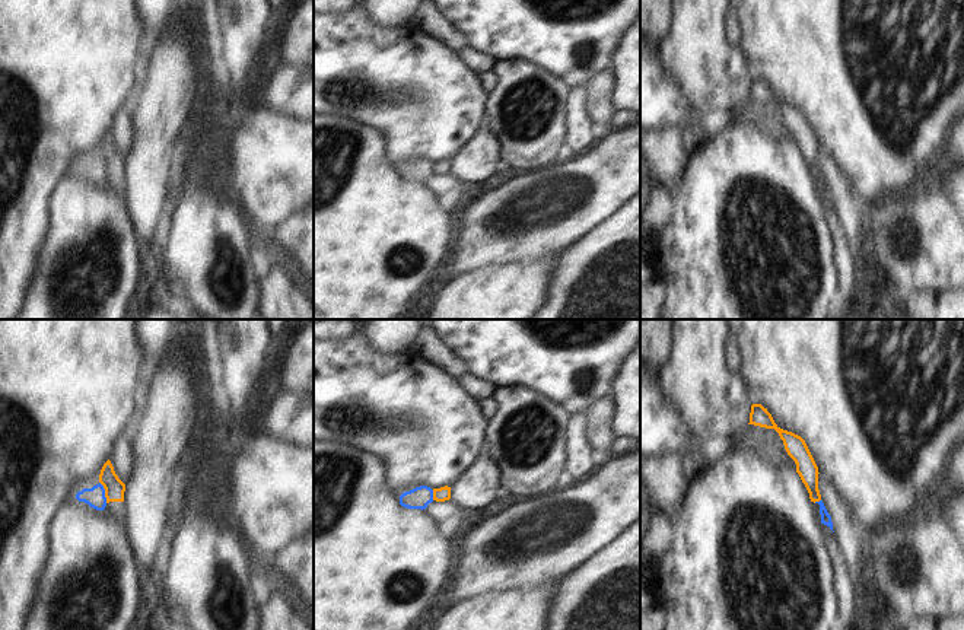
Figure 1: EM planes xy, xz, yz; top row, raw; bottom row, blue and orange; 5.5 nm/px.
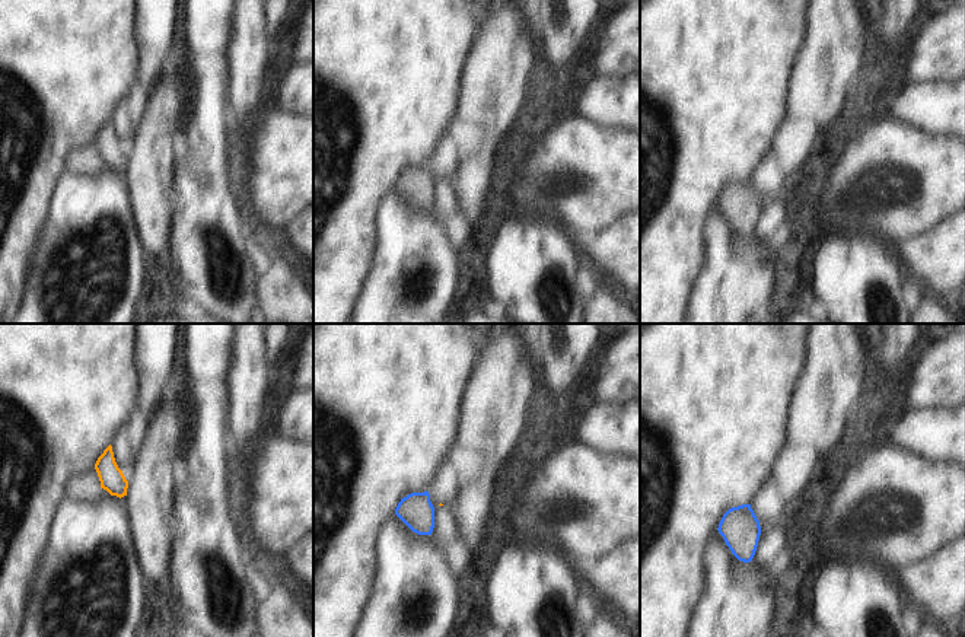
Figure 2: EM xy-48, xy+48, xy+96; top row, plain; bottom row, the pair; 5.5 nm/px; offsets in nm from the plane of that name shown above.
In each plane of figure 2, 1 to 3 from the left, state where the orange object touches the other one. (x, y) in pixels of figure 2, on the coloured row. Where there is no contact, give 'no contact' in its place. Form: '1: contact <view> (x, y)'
1: no contact
2: no contact
3: no contact

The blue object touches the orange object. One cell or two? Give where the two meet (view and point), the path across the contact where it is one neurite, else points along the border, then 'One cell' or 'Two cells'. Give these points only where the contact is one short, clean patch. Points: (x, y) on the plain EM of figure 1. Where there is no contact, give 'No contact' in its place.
Touches blue at xy (104, 165). Boundary: xy (99, 155), (107, 175). Two cells.

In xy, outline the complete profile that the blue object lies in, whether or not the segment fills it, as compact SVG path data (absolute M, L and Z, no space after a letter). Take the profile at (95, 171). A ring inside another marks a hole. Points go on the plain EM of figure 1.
M80 153L77 156L76 162L77 162L76 172L79 175L85 175L96 184L104 184L105 182L106 171L105 171L105 162L101 156L93 159L88 153Z

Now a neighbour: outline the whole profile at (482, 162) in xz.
M490 130L478 133L451 162L451 174L470 188L483 188L499 181L505 169L503 141Z

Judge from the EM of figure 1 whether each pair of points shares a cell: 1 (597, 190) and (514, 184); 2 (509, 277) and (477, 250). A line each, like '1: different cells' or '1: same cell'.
1: same cell
2: different cells

